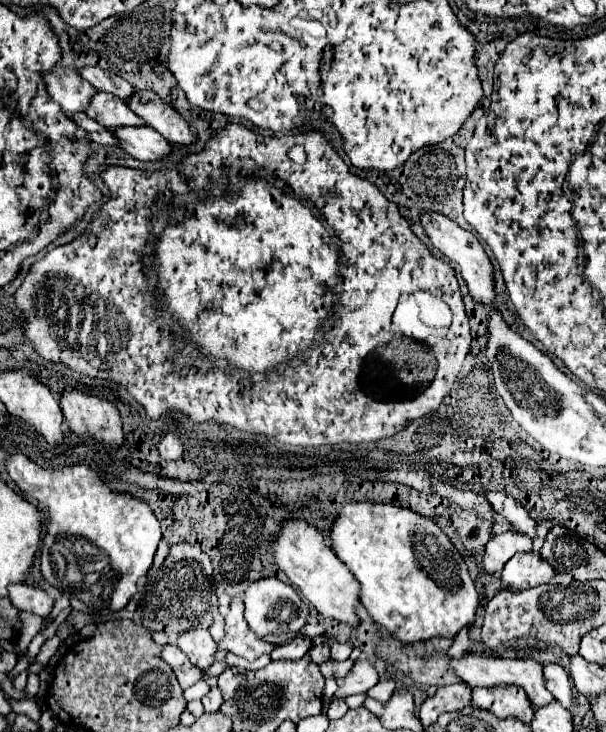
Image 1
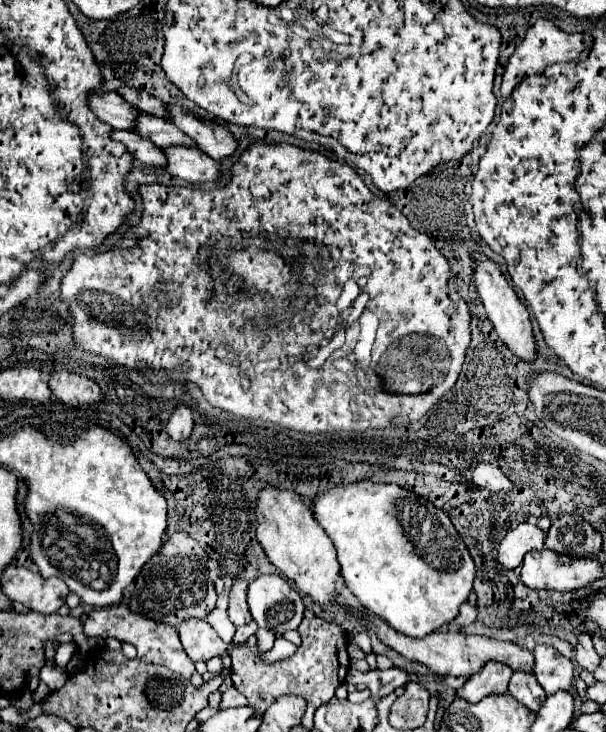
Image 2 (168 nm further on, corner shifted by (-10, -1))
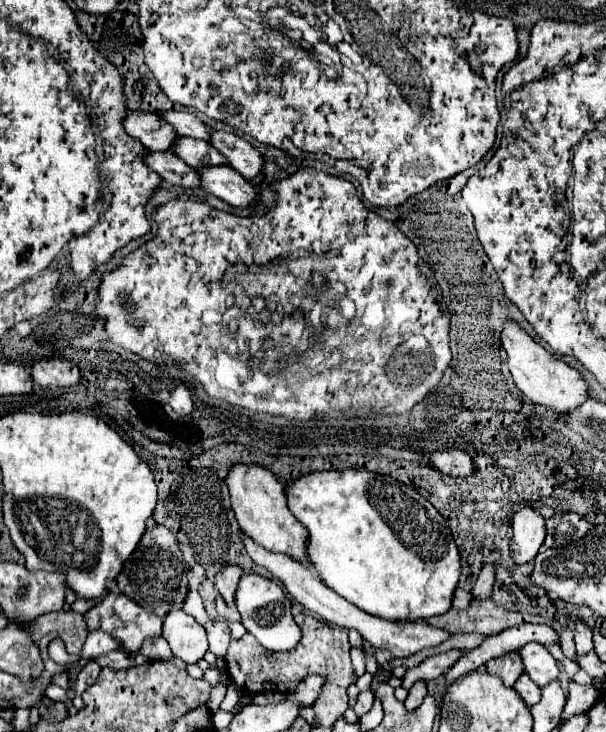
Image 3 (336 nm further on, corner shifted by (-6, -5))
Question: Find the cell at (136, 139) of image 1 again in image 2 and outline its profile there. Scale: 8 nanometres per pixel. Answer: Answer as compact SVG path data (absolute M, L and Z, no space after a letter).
M172 145L164 147L166 153L166 171L174 177L180 177L188 183L214 181L218 177L218 161L210 159L196 147Z

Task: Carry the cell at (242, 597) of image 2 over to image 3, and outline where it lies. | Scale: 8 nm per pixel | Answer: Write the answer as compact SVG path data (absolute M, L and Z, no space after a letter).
M228 565L224 567L216 577L214 577L214 585L220 591L220 595L224 597L224 601L228 603L228 607L234 605L234 593L236 593L236 585L242 577L242 567L240 565Z

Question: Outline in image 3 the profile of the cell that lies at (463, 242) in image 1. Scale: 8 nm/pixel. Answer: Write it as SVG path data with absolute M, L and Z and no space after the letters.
M506 321L502 331L502 345L508 353L508 367L512 373L512 379L516 387L534 403L544 405L556 413L568 413L580 407L580 403L588 401L590 387L586 385L582 373L578 373L574 367L564 363L562 359L556 359L552 353L548 353L542 345L538 345L526 331L522 331L516 323Z

